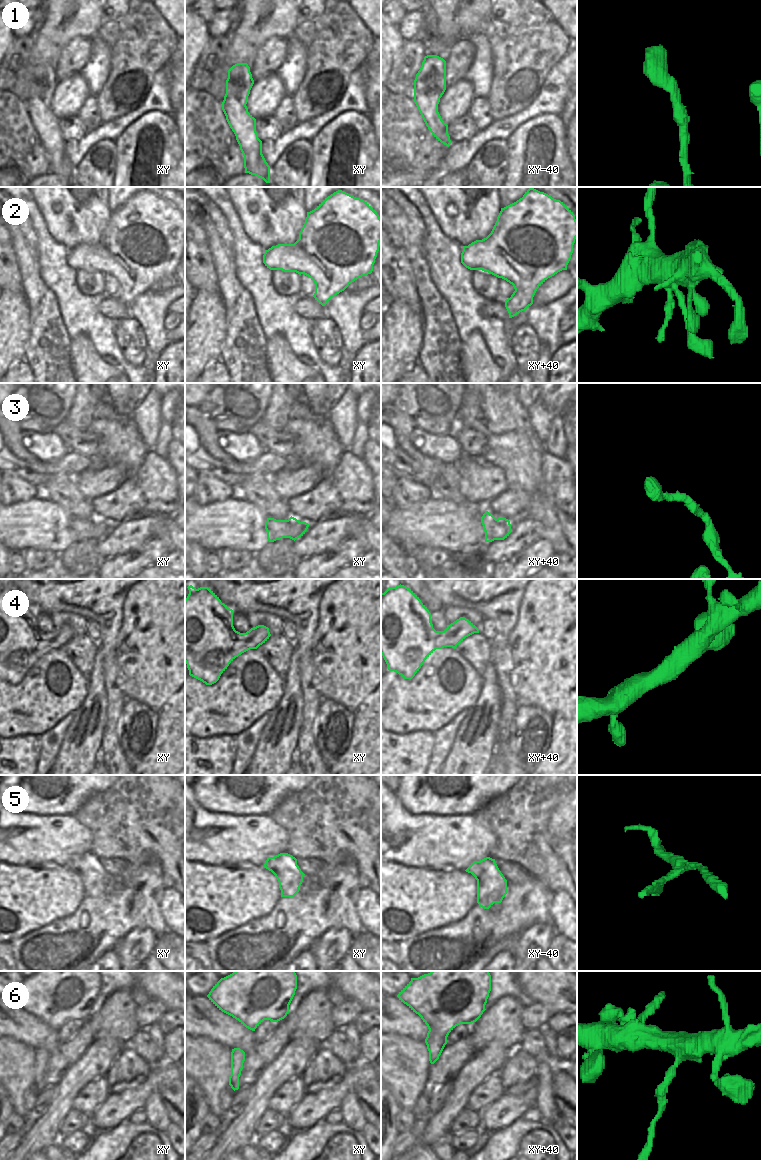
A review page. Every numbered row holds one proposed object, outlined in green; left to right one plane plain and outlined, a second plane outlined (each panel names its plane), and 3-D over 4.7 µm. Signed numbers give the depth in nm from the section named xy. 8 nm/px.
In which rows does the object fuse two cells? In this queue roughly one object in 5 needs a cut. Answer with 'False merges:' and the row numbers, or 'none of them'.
False merges: 5, 6

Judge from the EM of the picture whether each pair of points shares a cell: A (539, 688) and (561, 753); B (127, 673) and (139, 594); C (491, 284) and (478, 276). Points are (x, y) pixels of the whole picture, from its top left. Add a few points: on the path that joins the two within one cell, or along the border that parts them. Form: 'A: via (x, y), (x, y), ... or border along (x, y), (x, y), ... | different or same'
A: border along (566, 697), (563, 704), (551, 715) | different
B: via (139, 653), (140, 614) | same
C: via (488, 284), (481, 279) | same

